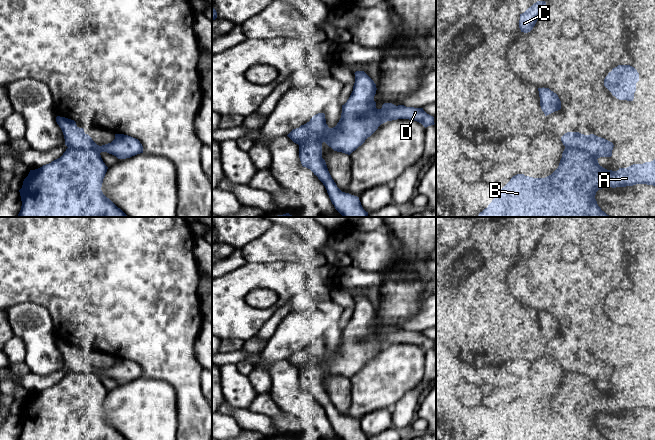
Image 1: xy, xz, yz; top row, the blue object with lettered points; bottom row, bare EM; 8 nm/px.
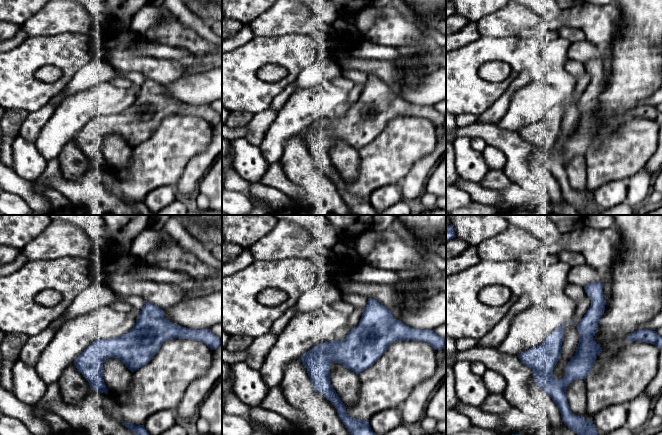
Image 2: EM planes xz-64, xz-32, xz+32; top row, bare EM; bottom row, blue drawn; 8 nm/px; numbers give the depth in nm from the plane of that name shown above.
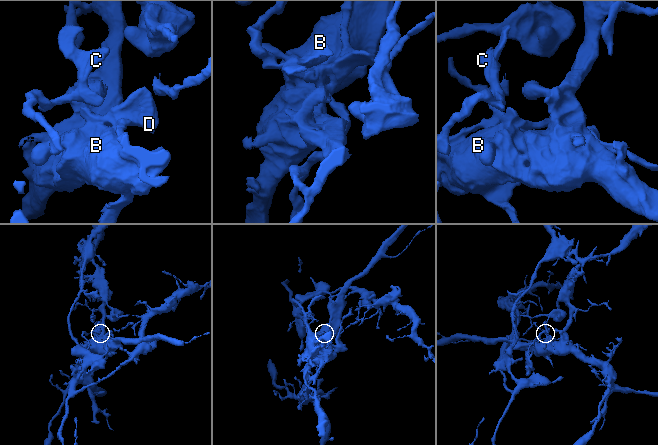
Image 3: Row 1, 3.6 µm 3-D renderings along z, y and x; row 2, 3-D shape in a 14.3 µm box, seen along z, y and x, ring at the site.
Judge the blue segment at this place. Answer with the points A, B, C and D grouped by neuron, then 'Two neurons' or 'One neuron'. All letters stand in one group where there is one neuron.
Groups: A B C D. One neuron

